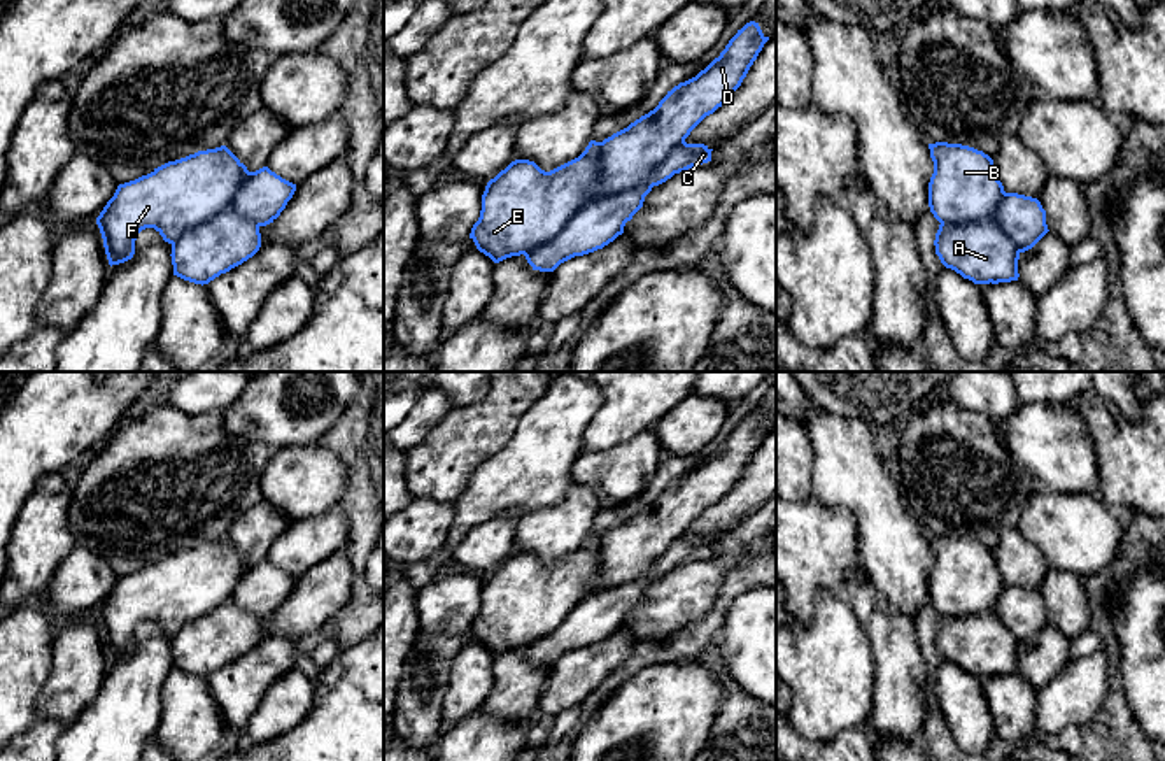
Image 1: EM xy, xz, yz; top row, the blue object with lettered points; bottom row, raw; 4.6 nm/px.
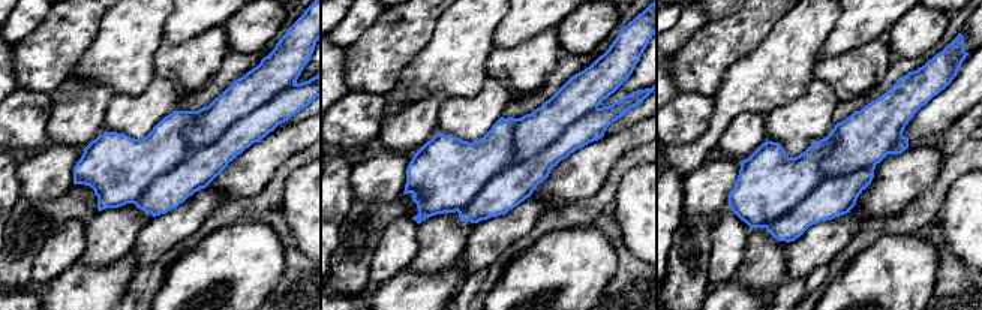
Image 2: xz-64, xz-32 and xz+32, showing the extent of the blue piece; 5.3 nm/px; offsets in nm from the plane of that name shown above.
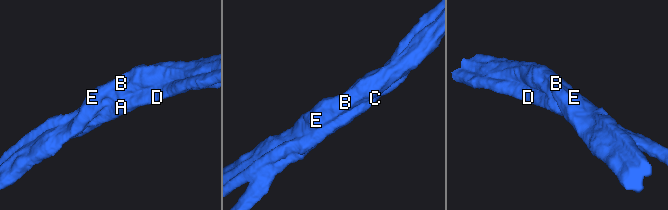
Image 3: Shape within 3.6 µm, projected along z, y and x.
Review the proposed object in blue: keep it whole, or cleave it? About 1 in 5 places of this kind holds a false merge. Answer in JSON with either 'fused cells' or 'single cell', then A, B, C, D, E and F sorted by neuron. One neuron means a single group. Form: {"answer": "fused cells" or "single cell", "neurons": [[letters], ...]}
{"answer": "fused cells", "neurons": [["A", "D"], ["B", "C", "E", "F"]]}

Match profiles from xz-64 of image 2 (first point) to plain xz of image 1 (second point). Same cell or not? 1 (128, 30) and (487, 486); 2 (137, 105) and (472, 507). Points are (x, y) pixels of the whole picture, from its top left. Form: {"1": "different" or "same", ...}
{"1": "same", "2": "different"}

